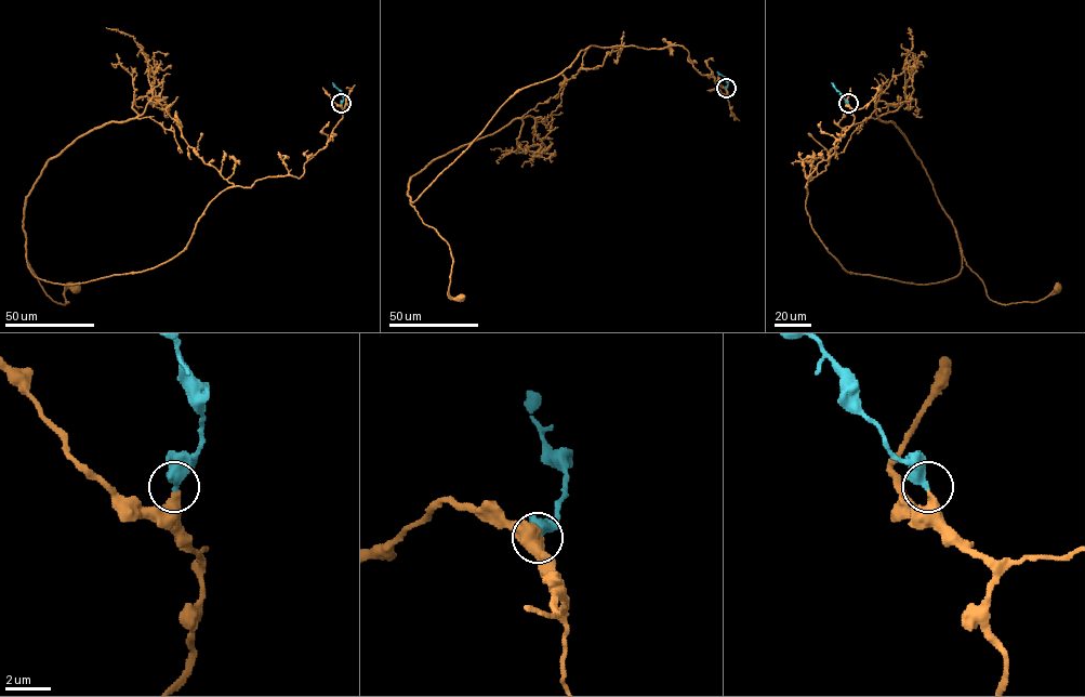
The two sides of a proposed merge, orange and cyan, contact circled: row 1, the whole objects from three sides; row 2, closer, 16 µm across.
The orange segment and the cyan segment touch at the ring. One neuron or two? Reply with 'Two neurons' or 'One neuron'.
One neuron

